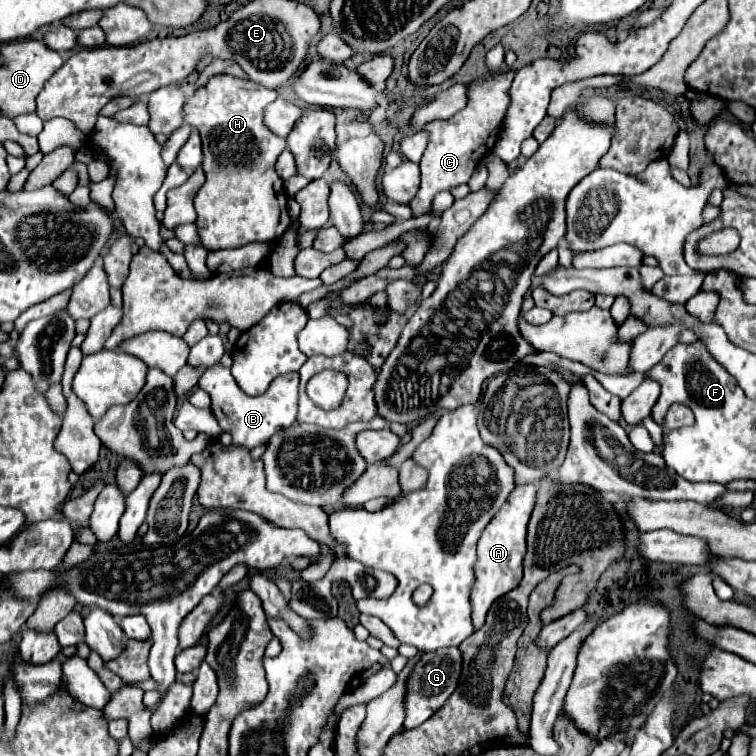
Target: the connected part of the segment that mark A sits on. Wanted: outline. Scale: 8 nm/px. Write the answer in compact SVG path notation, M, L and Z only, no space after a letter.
M527 483L527 485L517 485L511 493L511 497L505 501L503 509L491 519L491 525L483 531L479 543L477 543L477 563L475 563L475 587L471 593L473 601L473 623L475 629L479 629L485 623L485 615L491 607L491 603L505 595L507 591L515 589L523 577L523 555L525 555L525 535L527 535L527 521L529 515L535 507L537 499L537 485Z

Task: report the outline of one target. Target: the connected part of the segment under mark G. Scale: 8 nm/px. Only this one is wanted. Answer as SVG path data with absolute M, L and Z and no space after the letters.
M443 647L443 649L437 649L437 651L425 653L419 659L419 663L415 665L415 673L411 673L409 683L407 683L407 705L415 705L415 711L407 711L403 731L421 725L435 711L439 711L443 707L443 703L457 689L461 667L463 667L463 655L461 655L461 649L457 649L457 647Z

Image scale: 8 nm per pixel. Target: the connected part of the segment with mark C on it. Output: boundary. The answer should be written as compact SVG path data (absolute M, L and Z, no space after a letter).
M507 71L507 73L491 75L487 79L477 79L475 83L471 83L469 103L463 111L455 113L453 117L449 117L445 121L431 121L429 125L425 125L425 129L431 135L429 135L429 145L419 163L421 189L415 195L415 199L409 203L413 217L427 215L431 211L431 201L433 201L435 193L453 189L461 183L469 183L479 161L491 153L491 149L497 141L497 135L501 131L503 117L511 103L509 89L511 89L513 75L515 75L513 71Z

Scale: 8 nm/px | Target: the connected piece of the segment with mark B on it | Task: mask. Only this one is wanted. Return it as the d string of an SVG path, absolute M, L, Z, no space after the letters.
M213 365L201 375L199 387L209 393L211 411L217 417L221 429L231 435L235 447L245 447L251 451L257 445L265 445L277 431L287 429L297 419L297 387L299 387L297 373L281 375L269 385L269 389L263 395L249 397L239 389L229 369L225 369L223 365Z

